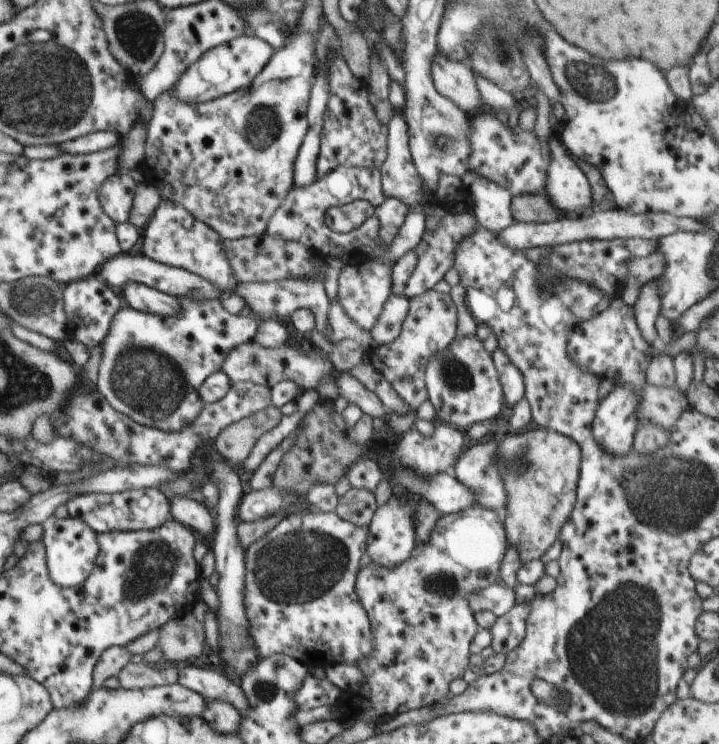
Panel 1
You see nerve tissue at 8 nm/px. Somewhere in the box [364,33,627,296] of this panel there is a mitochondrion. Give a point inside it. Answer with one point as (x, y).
(594, 83)

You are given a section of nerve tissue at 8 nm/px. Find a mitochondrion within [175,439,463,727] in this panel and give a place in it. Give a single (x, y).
(302, 565)

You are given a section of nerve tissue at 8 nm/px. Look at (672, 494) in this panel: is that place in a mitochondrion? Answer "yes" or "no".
yes

